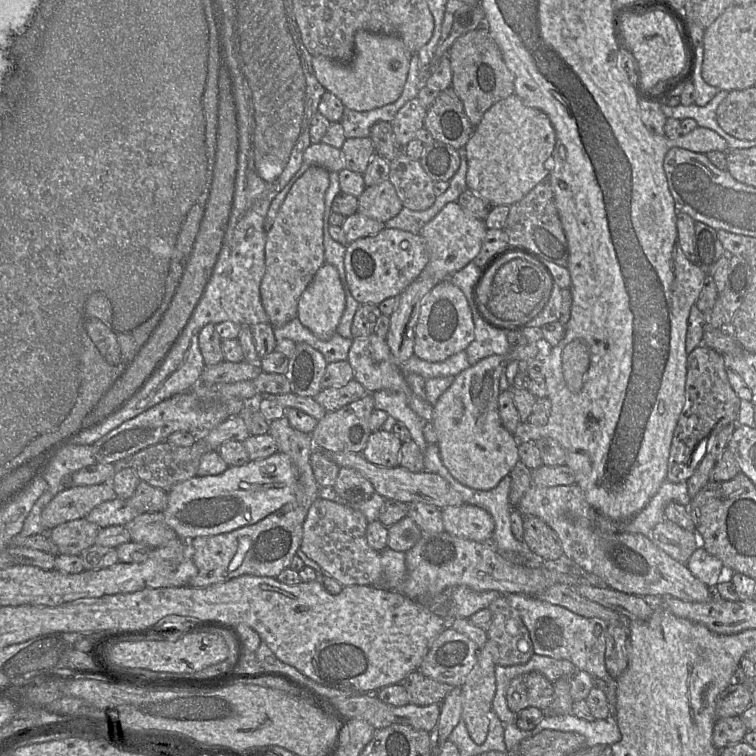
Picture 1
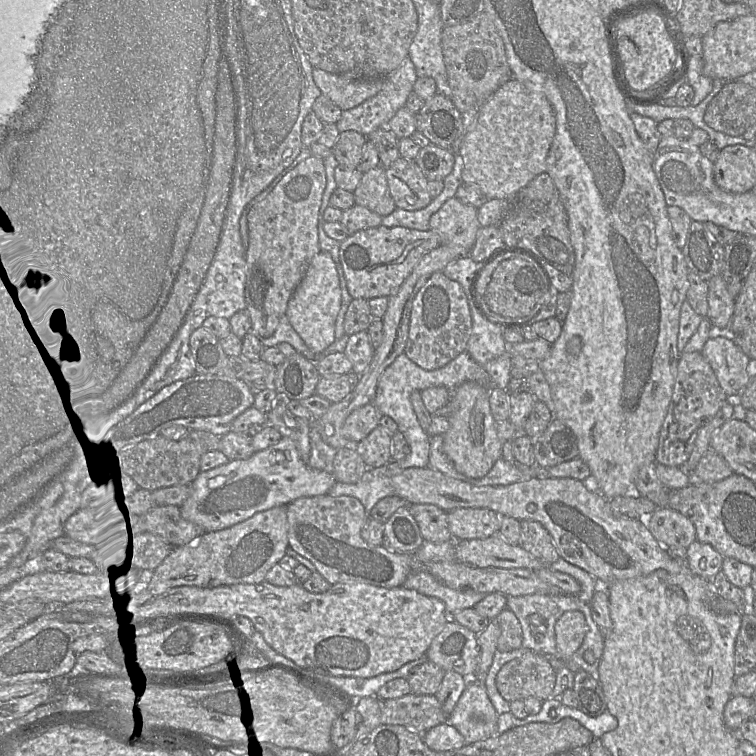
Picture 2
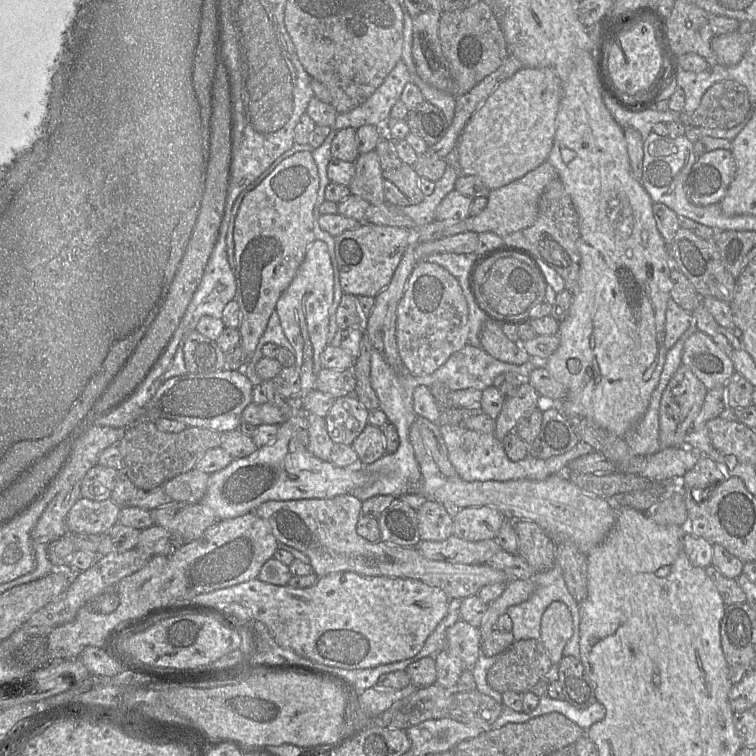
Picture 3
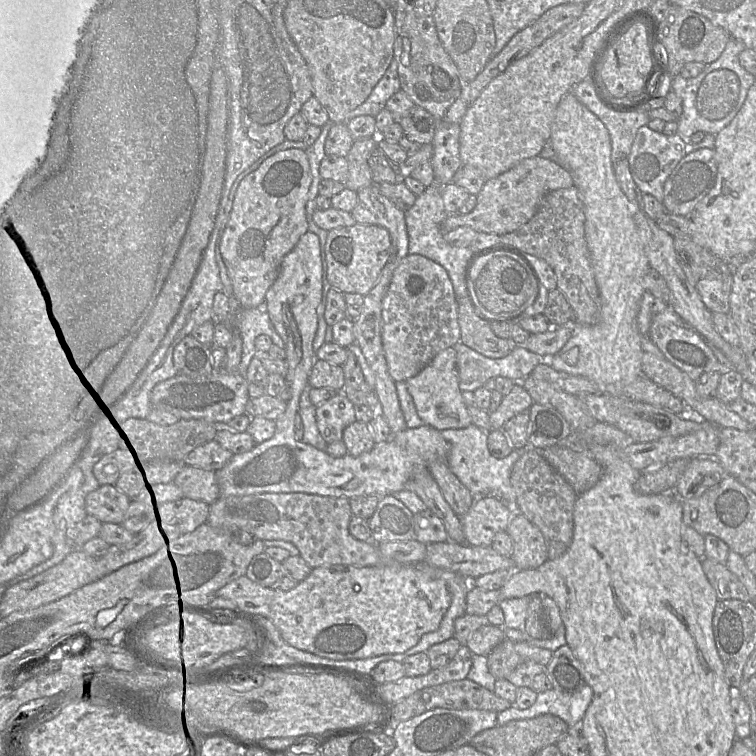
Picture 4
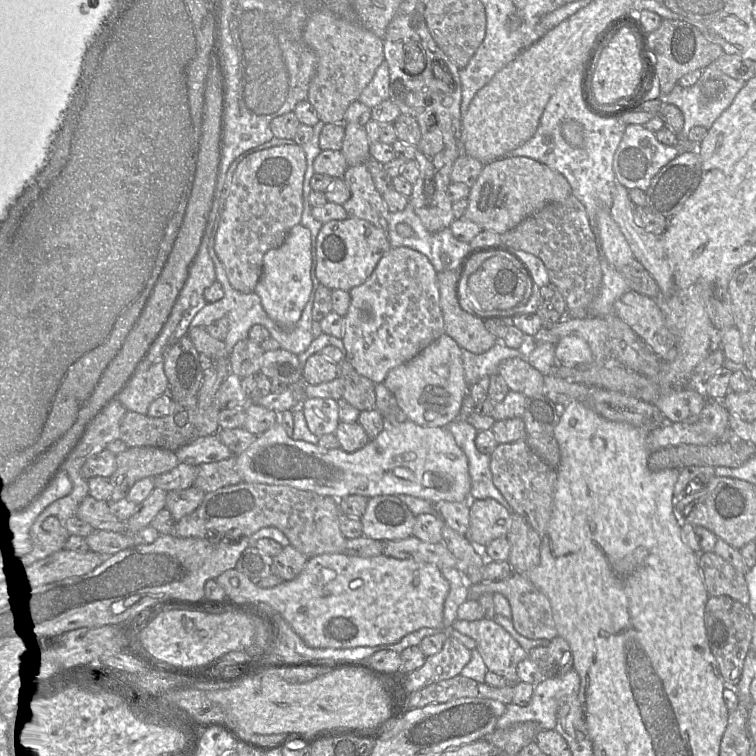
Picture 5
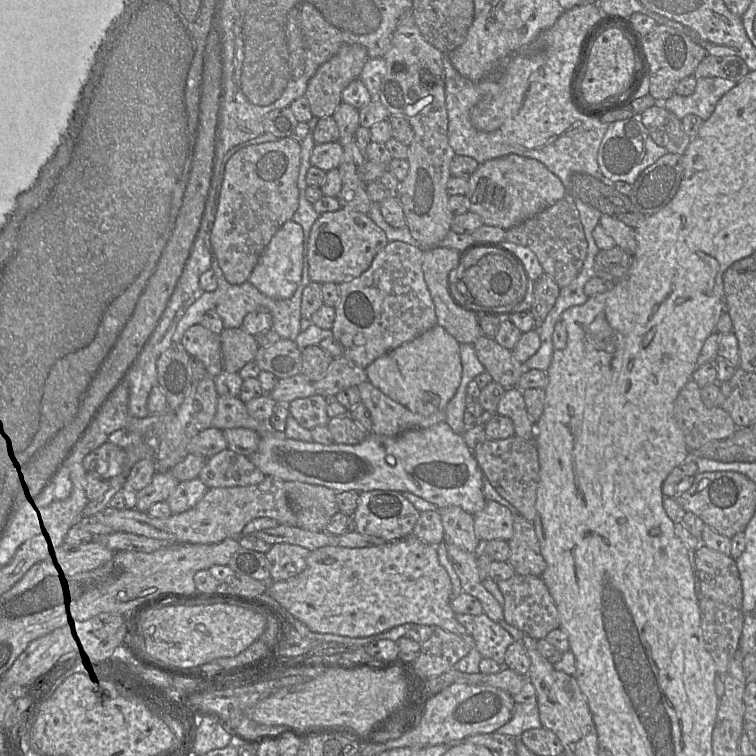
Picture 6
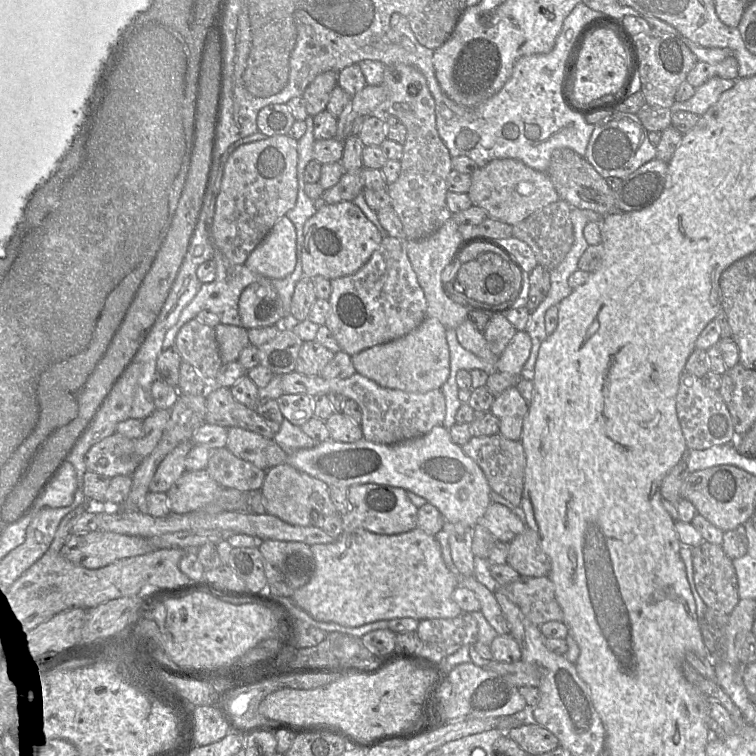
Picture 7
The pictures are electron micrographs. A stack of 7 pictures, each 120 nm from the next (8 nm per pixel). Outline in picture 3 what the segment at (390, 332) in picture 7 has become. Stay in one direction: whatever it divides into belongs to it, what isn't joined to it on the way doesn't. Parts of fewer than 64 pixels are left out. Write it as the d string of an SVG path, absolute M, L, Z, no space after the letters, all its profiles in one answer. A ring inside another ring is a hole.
M421 261L414 267L397 307L396 340L401 368L414 376L426 376L439 369L449 357L468 344L468 304L457 279L443 267Z

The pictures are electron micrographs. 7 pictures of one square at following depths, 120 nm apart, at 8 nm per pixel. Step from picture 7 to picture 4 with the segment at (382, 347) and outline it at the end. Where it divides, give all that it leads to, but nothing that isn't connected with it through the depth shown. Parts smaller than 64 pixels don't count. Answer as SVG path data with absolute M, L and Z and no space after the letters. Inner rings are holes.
M454 347L439 352L417 375L406 380L417 413L424 424L442 431L444 429L466 428L472 424L471 416L459 388L457 358Z

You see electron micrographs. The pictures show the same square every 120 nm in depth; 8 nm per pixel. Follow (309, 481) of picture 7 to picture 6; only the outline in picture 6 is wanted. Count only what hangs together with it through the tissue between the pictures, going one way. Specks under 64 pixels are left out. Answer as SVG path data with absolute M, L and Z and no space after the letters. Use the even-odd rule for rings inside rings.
M286 481L284 490L295 510L297 526L301 529L324 531L331 517L339 511L336 492L325 486Z

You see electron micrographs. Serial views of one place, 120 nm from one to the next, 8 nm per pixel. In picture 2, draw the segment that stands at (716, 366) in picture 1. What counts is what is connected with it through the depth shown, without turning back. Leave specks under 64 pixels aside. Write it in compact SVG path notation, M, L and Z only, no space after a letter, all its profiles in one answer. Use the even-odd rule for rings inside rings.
M682 353L671 403L660 431L656 462L665 466L682 467L694 449L699 430L718 413L728 399L702 353Z

